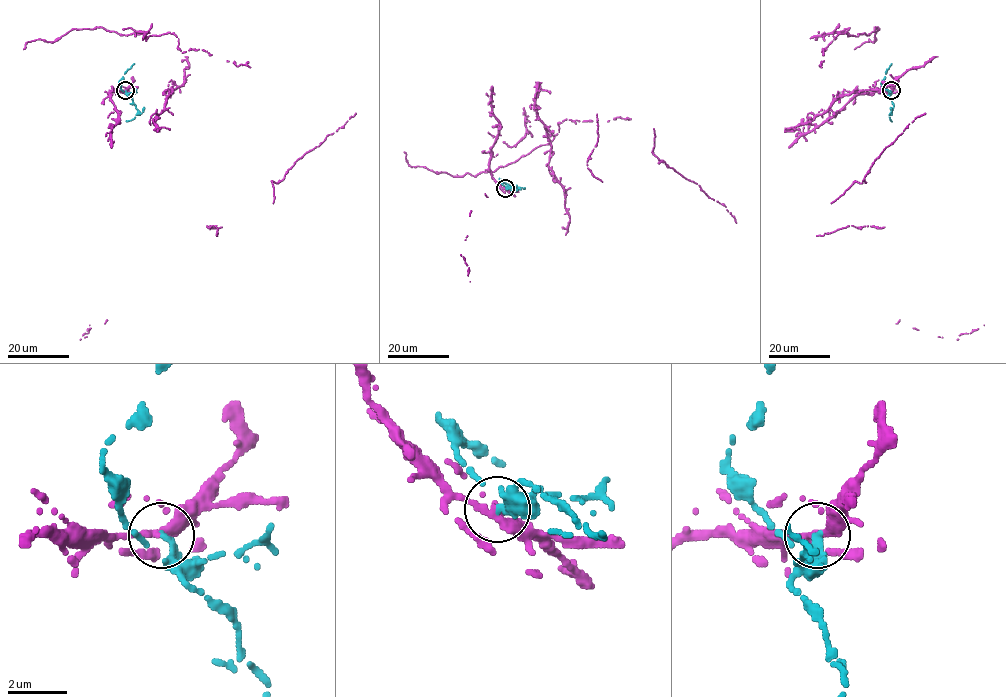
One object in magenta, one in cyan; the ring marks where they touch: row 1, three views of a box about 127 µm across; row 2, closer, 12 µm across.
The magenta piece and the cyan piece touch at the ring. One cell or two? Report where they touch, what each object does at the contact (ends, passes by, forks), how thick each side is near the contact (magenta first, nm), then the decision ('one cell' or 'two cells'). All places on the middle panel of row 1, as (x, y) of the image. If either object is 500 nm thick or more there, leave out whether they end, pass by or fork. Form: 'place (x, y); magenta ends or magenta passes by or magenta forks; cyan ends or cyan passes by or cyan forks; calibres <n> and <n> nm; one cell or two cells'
place (505, 188); magenta passes by; cyan ends; calibres 280 and 280 nm; two cells

